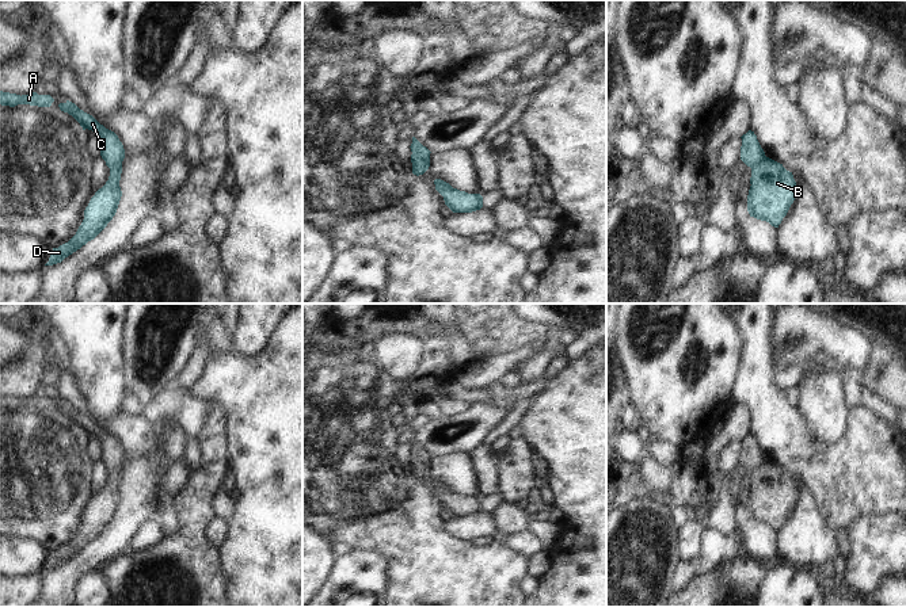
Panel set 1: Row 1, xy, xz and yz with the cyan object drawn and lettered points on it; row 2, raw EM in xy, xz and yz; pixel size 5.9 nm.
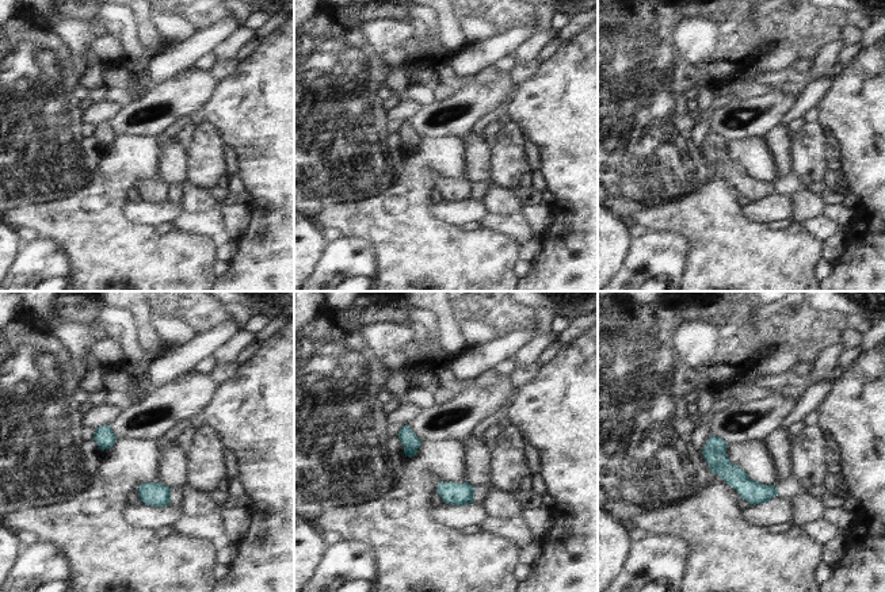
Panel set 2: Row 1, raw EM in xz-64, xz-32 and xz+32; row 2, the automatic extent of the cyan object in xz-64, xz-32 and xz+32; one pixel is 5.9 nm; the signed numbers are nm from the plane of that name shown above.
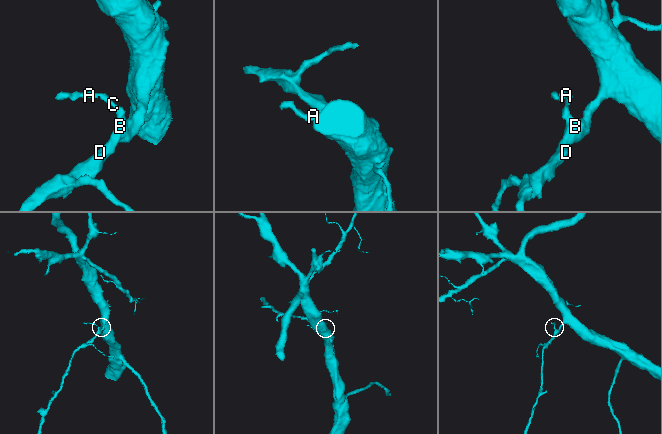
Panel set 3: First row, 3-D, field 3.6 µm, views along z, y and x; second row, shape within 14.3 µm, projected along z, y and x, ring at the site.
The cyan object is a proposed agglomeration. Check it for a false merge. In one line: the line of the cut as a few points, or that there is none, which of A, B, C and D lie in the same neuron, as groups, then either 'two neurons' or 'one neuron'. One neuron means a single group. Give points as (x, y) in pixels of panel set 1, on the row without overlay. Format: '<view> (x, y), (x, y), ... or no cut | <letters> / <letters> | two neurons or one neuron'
no cut | A B C D | one neuron

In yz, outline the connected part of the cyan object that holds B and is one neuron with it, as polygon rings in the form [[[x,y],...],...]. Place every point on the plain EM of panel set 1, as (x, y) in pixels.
[[[749,434],[741,442],[741,463],[751,472],[747,515],[779,531],[797,499],[793,478],[765,459],[754,435]]]

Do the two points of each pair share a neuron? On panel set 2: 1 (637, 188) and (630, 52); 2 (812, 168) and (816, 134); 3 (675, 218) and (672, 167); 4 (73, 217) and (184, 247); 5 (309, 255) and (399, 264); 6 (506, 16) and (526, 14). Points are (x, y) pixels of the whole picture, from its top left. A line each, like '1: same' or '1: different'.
1: same
2: same
3: different
4: same
5: different
6: same

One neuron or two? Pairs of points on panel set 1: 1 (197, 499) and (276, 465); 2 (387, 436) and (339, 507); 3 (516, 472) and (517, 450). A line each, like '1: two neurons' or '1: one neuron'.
1: two neurons
2: one neuron
3: one neuron

